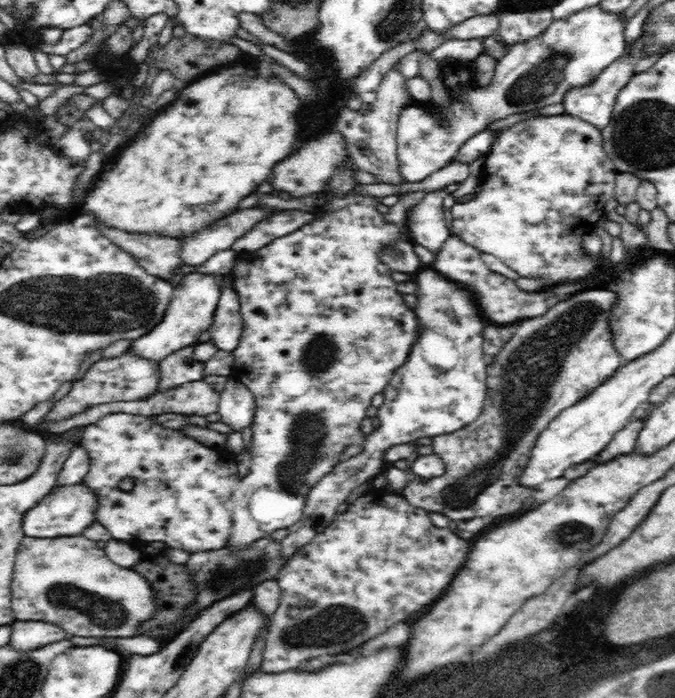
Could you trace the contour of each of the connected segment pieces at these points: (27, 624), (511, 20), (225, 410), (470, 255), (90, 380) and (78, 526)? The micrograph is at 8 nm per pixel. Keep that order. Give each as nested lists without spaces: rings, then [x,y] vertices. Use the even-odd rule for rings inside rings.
[[[14,620],[10,625],[12,636],[8,644],[18,651],[34,650],[68,638],[63,628],[48,622]]]
[[[502,8],[498,11],[499,27],[495,32],[510,46],[517,41],[532,40],[540,36],[553,21],[551,10],[512,11]]]
[[[233,376],[229,377],[224,391],[220,393],[218,414],[220,421],[232,429],[232,433],[251,427],[256,403],[253,393]]]
[[[451,236],[446,239],[446,242],[442,245],[442,252],[436,253],[436,258],[433,260],[434,268],[438,272],[442,272],[446,278],[454,280],[454,282],[460,282],[462,286],[474,290],[474,294],[478,296],[478,302],[480,302],[480,308],[484,310],[486,318],[496,322],[496,324],[510,324],[518,318],[534,318],[534,316],[540,316],[544,314],[552,305],[560,302],[562,298],[567,298],[566,295],[551,298],[551,288],[545,290],[538,290],[535,292],[524,292],[520,290],[512,280],[496,274],[496,272],[490,272],[482,258],[480,258],[480,252],[476,252],[476,248],[472,248],[470,244],[466,244],[462,238],[458,236]],[[550,298],[550,306],[548,306],[548,300]]]
[[[124,352],[115,358],[104,358],[92,364],[82,380],[75,381],[68,395],[58,400],[49,414],[44,416],[42,422],[35,430],[45,435],[46,428],[54,422],[60,422],[64,418],[72,418],[80,412],[95,404],[109,402],[130,402],[134,400],[148,399],[159,392],[160,370],[159,364],[149,363],[133,355],[133,352]]]
[[[84,481],[72,484],[72,486],[55,487],[49,496],[40,500],[36,506],[24,513],[24,518],[21,521],[21,530],[24,531],[24,536],[37,539],[81,535],[88,526],[92,526],[97,521],[96,501],[97,496],[94,496],[93,492],[86,488]]]

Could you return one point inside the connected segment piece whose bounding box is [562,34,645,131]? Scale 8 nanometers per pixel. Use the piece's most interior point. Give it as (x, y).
(594, 103)

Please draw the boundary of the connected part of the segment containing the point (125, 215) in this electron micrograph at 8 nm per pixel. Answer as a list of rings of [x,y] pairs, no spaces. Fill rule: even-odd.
[[[244,66],[224,68],[184,88],[172,104],[150,120],[144,132],[124,152],[122,148],[119,150],[120,158],[114,168],[104,172],[90,196],[85,196],[86,212],[94,214],[98,222],[126,232],[190,236],[234,210],[238,200],[252,194],[270,176],[274,164],[290,154],[298,128],[296,110],[300,106],[296,92],[282,80],[250,78],[246,72]]]

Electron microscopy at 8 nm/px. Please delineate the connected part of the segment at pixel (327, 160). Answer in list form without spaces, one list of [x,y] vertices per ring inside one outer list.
[[[330,132],[304,142],[292,156],[288,156],[288,160],[276,164],[276,172],[272,172],[272,180],[266,180],[266,182],[270,182],[278,192],[288,192],[294,198],[302,198],[302,196],[320,192],[320,188],[324,188],[324,184],[328,184],[329,178],[333,176],[336,164],[340,164],[340,160],[348,156],[346,139],[338,132]]]

